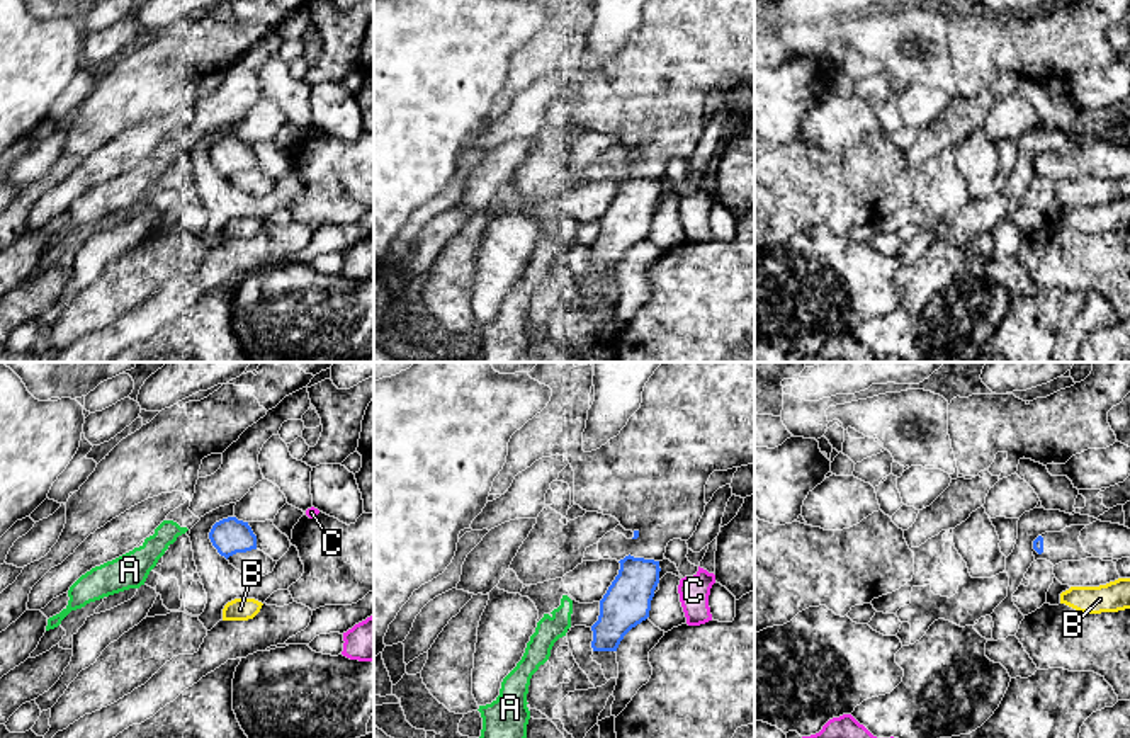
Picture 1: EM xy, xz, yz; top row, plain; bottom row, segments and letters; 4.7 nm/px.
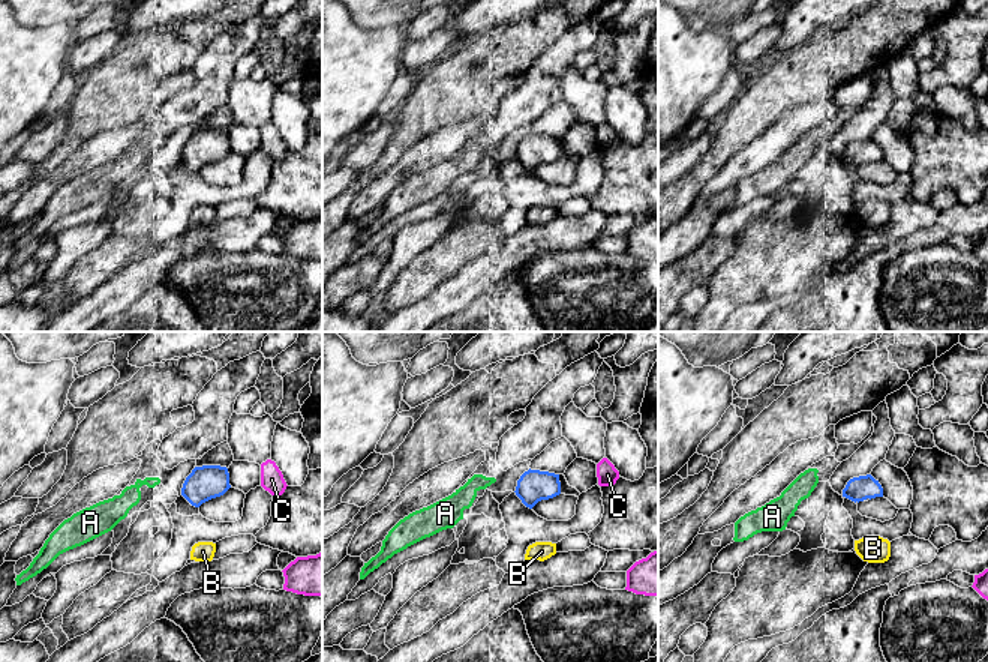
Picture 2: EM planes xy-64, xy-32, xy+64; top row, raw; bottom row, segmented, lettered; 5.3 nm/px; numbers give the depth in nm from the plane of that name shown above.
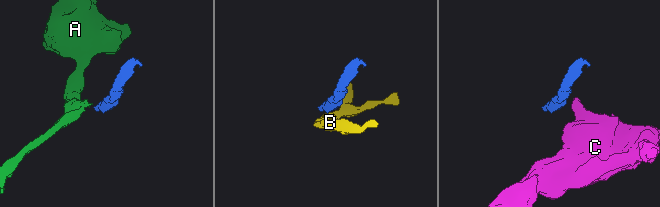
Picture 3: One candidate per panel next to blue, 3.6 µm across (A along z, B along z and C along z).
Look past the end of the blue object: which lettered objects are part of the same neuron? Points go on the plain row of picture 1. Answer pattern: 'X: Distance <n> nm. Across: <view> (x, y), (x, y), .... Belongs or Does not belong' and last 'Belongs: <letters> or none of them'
A: Distance 100 nm. Across: xz (592, 245), (570, 245). Does not belong
B: Distance 200 nm. Across: xy (226, 177), (235, 218). Does not belong
C: Distance 100 nm. Across: xz (658, 201), (678, 204). Does not belong
Belongs: none of them

